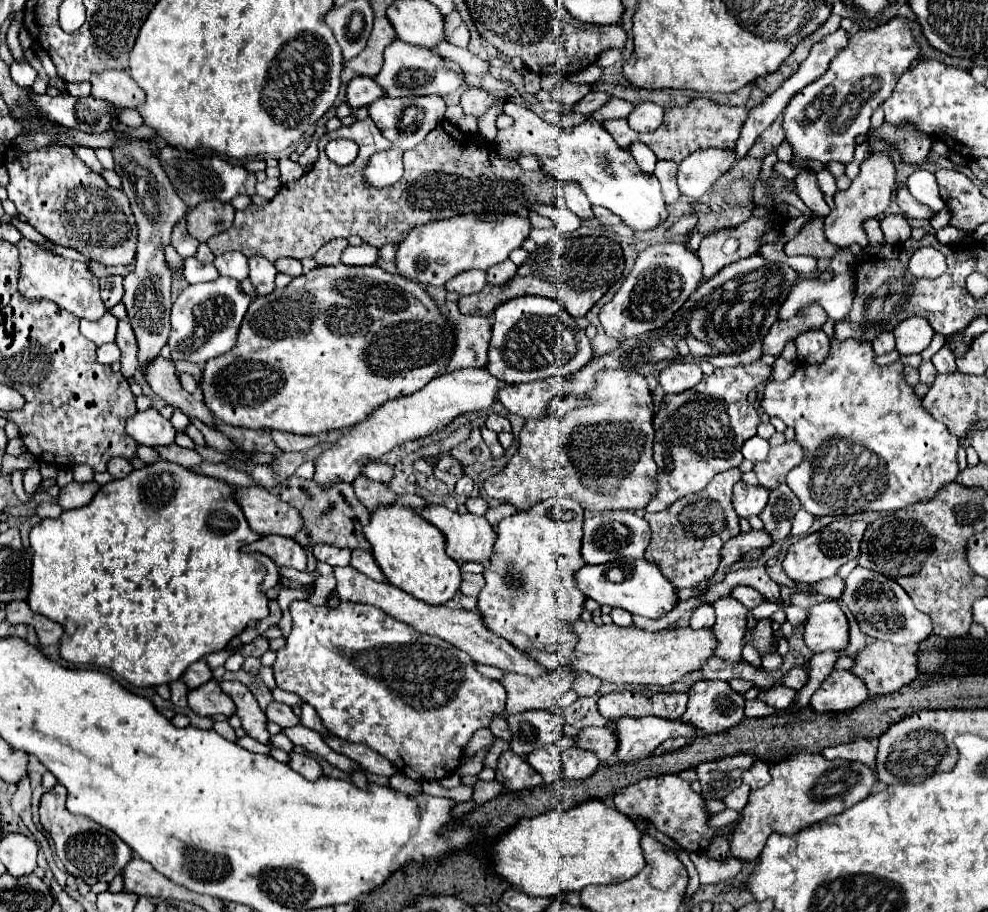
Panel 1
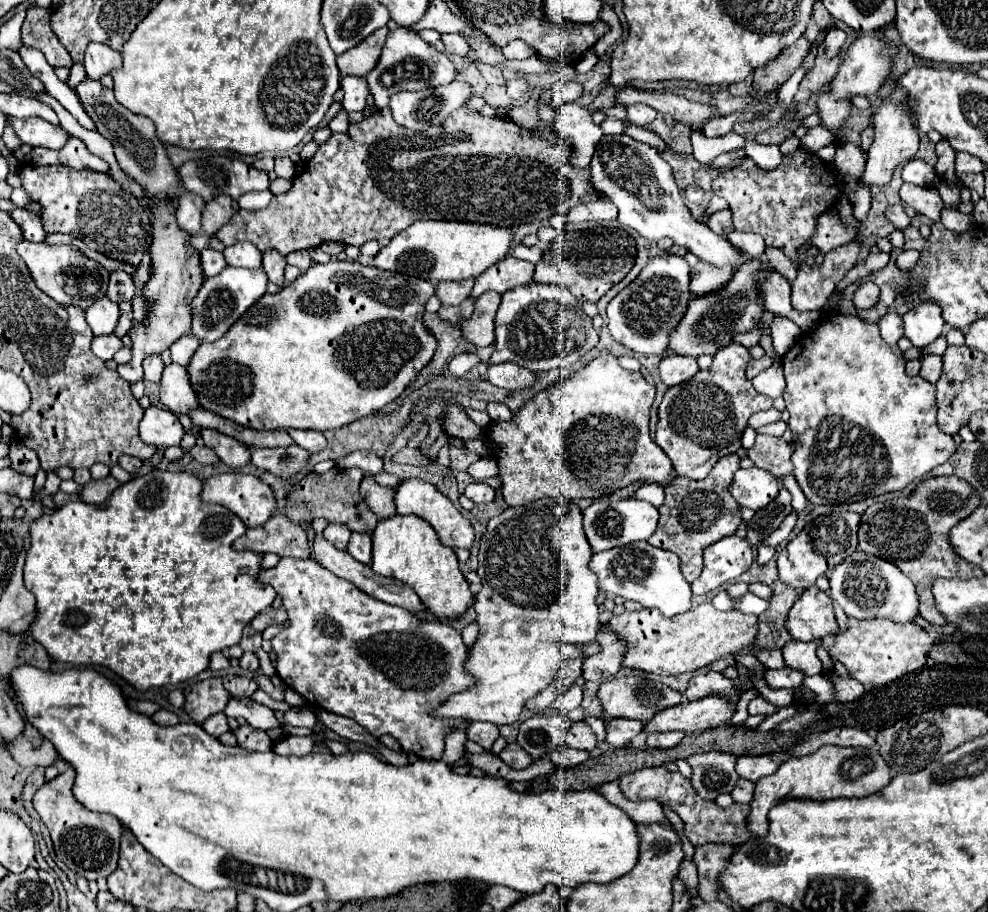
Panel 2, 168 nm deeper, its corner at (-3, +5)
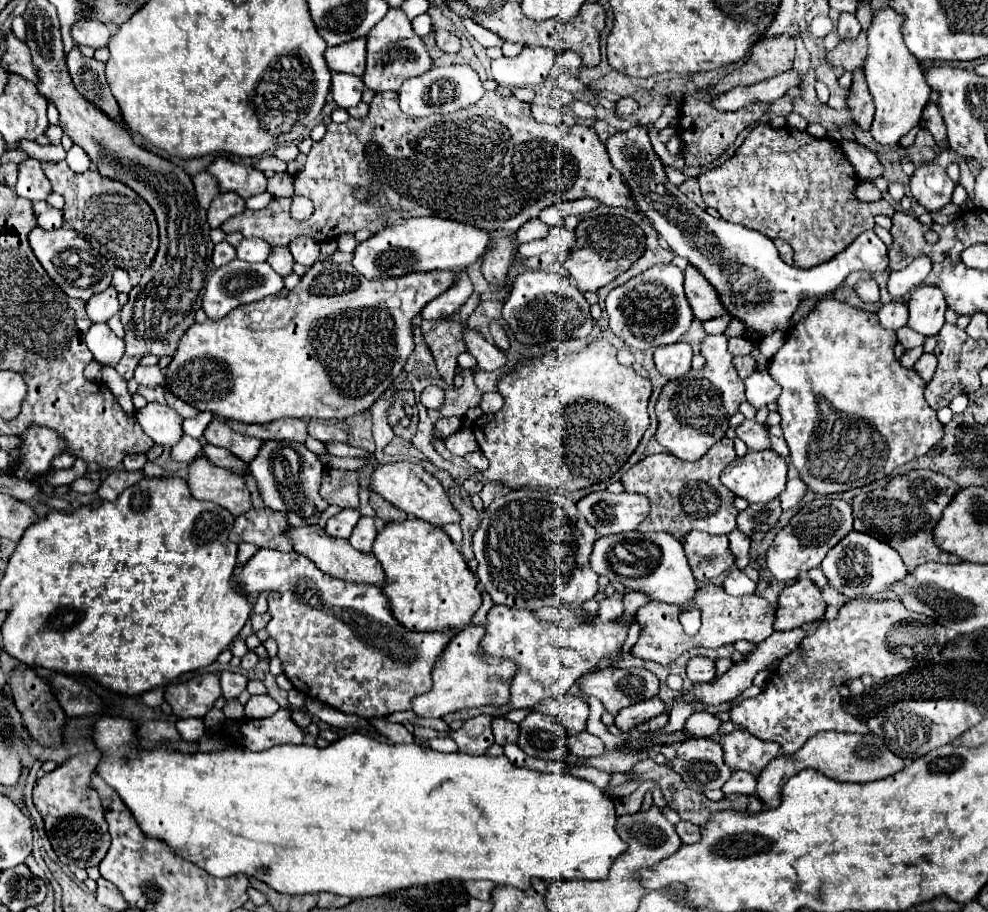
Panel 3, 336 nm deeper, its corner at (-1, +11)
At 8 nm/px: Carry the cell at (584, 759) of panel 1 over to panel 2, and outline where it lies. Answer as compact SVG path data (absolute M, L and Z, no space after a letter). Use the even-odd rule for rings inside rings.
M574 722L572 728L568 730L566 744L570 748L578 748L578 750L590 752L590 756L594 756L598 742L596 742L596 736L594 736L594 732L590 730L590 726L586 722Z

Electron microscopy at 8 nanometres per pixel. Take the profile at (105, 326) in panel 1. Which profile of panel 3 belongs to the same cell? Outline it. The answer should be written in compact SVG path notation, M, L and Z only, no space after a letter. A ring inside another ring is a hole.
M110 286L104 292L94 294L86 302L86 312L88 312L92 322L106 322L114 314L118 314L120 312L120 304L116 300L116 290Z

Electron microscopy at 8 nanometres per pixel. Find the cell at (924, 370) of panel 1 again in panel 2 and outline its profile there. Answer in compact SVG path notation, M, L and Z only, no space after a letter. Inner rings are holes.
M926 354L922 358L922 368L920 368L920 376L926 378L928 382L936 384L938 378L942 374L942 358L936 354Z

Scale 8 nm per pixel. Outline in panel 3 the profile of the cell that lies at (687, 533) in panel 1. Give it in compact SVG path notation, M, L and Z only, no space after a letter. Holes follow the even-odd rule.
M722 438L720 442L716 442L700 460L696 462L684 462L672 454L650 454L644 460L640 460L638 464L634 464L626 474L620 476L620 482L624 486L624 492L644 494L650 502L650 514L640 522L638 530L640 532L652 532L652 530L664 530L668 534L672 534L674 538L682 540L682 534L686 534L686 530L702 530L708 534L730 534L736 528L736 516L738 510L734 508L734 498L736 494L732 490L728 490L722 482L720 482L720 472L736 458L734 452L734 442L728 438Z

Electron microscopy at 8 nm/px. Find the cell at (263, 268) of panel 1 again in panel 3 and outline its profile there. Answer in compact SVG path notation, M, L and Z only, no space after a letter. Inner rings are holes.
M276 246L276 248L272 248L272 254L270 254L270 258L268 258L268 264L270 264L280 276L288 276L288 274L292 274L294 258L292 258L292 254L290 254L288 248Z

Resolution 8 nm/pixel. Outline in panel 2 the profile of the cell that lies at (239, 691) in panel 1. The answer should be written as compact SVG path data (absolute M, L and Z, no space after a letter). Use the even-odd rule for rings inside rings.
M224 676L224 688L234 698L242 698L242 696L252 696L258 690L258 684L244 676Z

